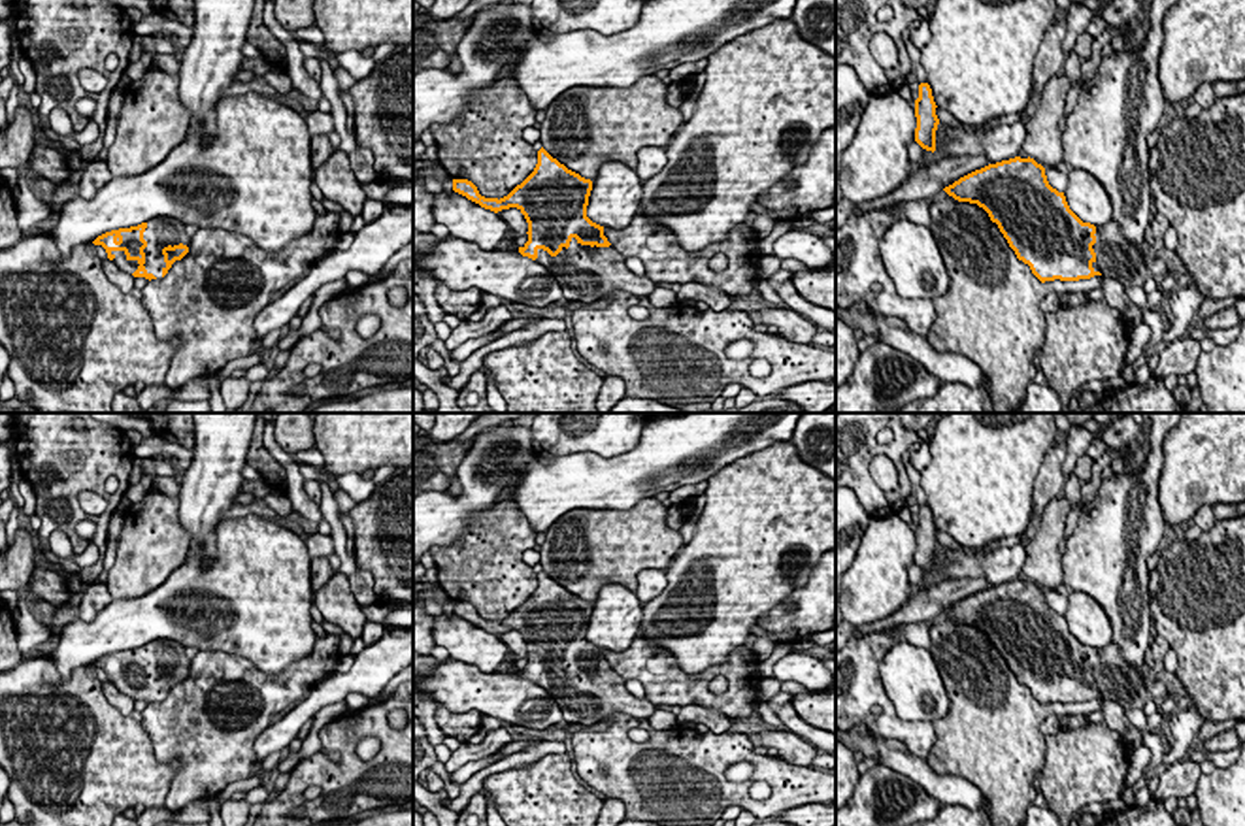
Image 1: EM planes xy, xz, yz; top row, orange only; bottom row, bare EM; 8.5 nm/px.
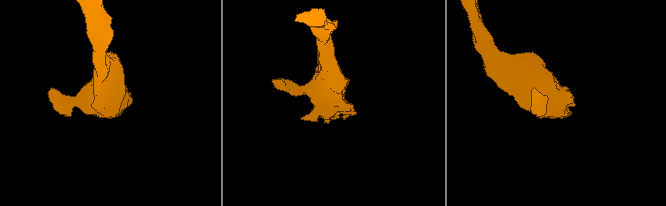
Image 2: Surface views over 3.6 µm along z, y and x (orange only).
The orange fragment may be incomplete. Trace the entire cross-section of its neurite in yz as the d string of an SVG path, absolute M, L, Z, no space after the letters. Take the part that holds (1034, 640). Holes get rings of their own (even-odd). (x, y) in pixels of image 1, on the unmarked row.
M1030 579L988 586L943 613L958 624L983 630L990 643L998 647L1017 681L1028 686L1041 705L1054 702L1079 703L1094 698L1128 702L1143 683L1141 669L1128 664L1113 645L1104 649L1083 645L1070 632L1064 615L1049 607L1045 590Z

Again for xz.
M543 570L534 594L504 620L485 620L468 602L453 613L494 636L517 630L528 645L523 679L541 685L558 703L564 724L592 726L609 715L651 719L658 705L639 700L587 639L592 603L568 592Z

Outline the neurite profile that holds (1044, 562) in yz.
M1053 498L1041 517L1038 534L1026 545L1022 573L1047 590L1064 588L1062 554L1058 545L1064 539L1066 519L1071 504L1066 498Z

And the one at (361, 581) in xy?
M355 570L349 575L349 586L360 607L375 605L377 602L389 605L392 611L387 615L387 628L409 628L413 630L413 603L396 600L379 600L374 592L374 573L366 570Z

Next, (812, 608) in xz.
M836 549L821 554L804 586L758 619L758 626L779 641L798 630L836 630Z

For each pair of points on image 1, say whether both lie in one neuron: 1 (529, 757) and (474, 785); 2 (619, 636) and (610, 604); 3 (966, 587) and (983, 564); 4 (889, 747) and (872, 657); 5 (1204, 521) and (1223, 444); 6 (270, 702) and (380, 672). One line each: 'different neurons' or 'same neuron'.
1: same neuron
2: same neuron
3: different neurons
4: different neurons
5: different neurons
6: different neurons

